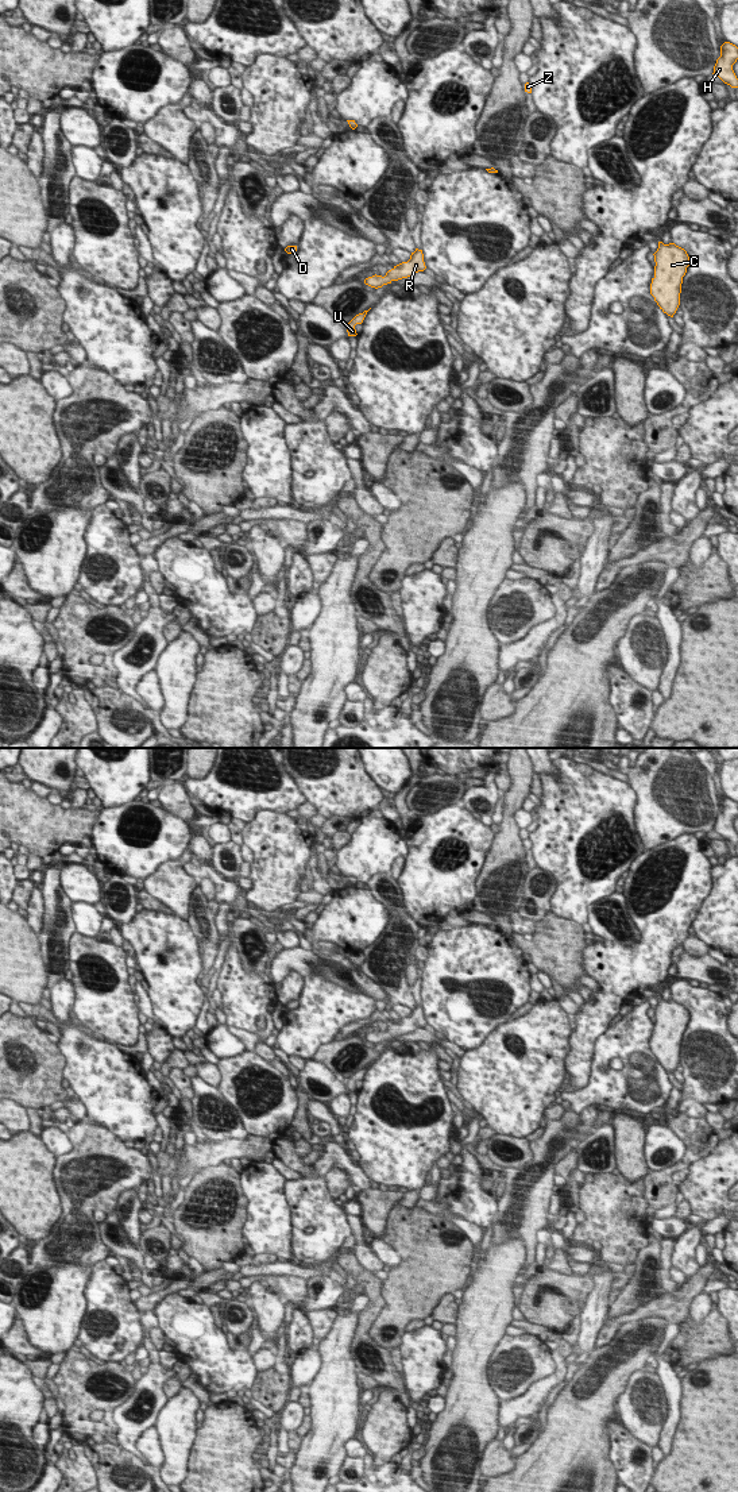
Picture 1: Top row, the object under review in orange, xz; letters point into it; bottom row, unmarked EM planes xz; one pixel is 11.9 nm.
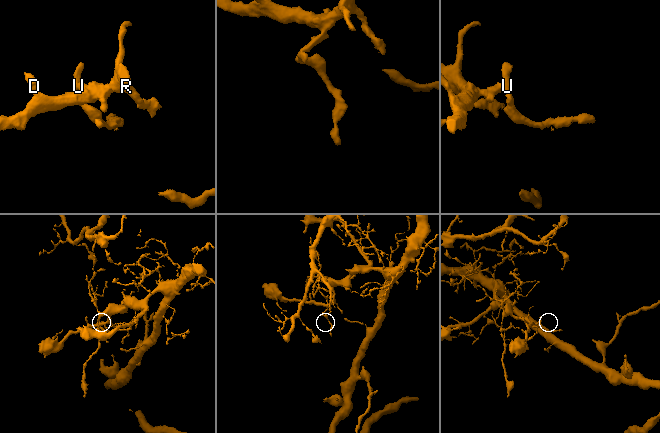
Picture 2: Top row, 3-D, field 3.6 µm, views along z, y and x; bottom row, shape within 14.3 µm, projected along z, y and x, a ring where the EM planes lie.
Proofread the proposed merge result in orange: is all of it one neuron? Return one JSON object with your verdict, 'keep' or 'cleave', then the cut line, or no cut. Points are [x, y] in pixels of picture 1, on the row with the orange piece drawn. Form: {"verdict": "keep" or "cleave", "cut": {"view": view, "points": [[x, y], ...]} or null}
{"verdict": "keep", "cut": null}

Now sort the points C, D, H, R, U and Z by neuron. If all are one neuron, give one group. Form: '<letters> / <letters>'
C D H R U Z

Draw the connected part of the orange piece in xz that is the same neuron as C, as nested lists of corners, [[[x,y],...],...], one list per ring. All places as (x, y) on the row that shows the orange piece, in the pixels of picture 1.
[[[658,242],[654,255],[654,277],[650,284],[650,294],[660,309],[673,317],[680,305],[683,277],[689,266],[687,251],[675,243]]]

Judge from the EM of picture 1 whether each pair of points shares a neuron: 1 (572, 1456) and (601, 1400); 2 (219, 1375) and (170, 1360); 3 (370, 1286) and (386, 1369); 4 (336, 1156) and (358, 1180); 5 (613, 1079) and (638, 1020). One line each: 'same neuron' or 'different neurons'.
1: same neuron
2: different neurons
3: same neuron
4: same neuron
5: same neuron

